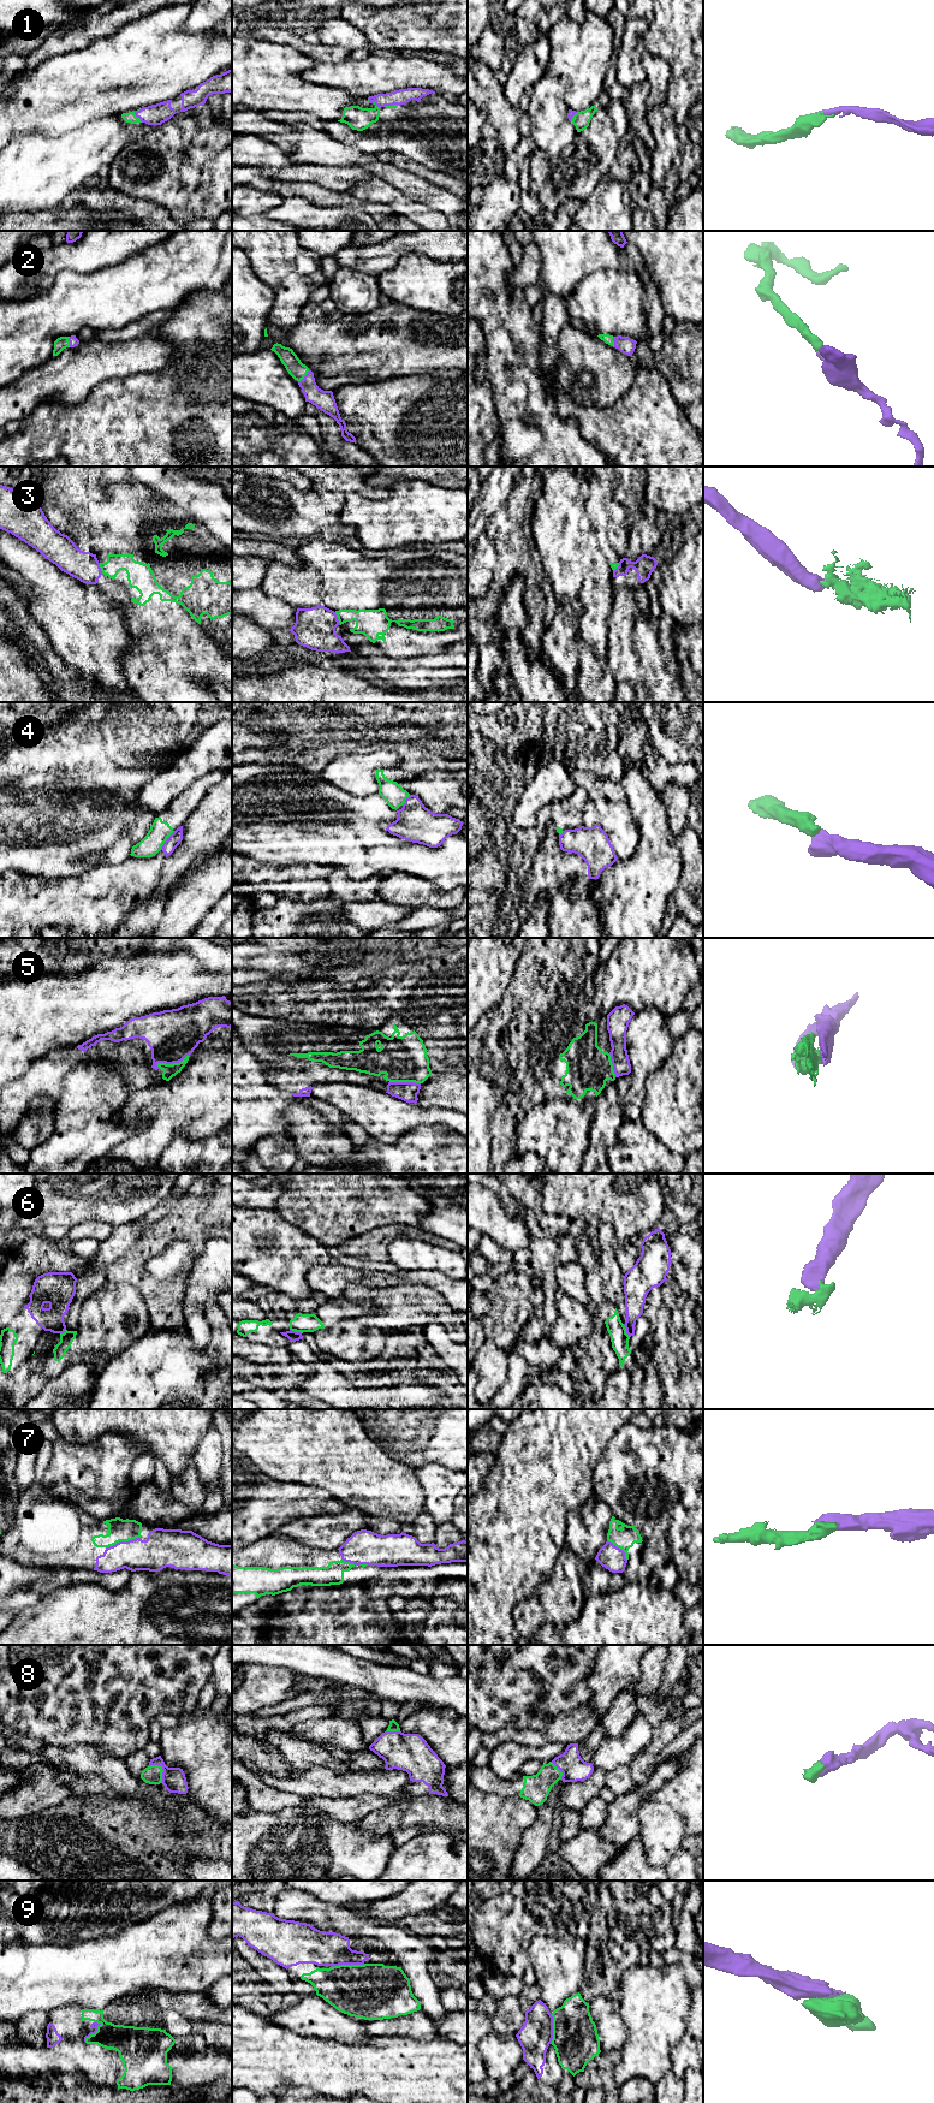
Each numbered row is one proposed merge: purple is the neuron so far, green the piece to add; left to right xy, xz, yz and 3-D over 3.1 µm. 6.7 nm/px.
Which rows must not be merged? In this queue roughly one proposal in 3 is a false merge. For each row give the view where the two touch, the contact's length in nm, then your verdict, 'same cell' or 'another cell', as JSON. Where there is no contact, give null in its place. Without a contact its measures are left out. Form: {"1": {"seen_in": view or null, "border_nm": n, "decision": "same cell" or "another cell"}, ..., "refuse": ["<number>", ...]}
{"1": {"seen_in": "xy", "border_nm": 100, "decision": "same cell"}, "2": {"seen_in": "xz", "border_nm": 110, "decision": "same cell"}, "3": {"seen_in": "xz", "border_nm": 100, "decision": "another cell"}, "4": {"seen_in": "xy", "border_nm": 160, "decision": "another cell"}, "5": {"seen_in": "xy", "border_nm": 240, "decision": "same cell"}, "6": {"seen_in": "yz", "border_nm": 100, "decision": "same cell"}, "7": {"seen_in": "xy", "border_nm": 240, "decision": "same cell"}, "8": {"seen_in": "xy", "border_nm": 160, "decision": "same cell"}, "9": {"seen_in": "xz", "border_nm": 240, "decision": "same cell"}, "refuse": ["3", "4"]}

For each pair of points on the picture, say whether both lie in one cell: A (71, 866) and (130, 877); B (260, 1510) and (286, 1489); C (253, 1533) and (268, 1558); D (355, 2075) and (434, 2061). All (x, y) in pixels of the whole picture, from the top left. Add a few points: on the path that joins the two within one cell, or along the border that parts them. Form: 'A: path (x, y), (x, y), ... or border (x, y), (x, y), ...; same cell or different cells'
A: border (100, 865), (79, 874), (63, 877); different cells
B: path (266, 1506), (271, 1504), (280, 1495); same cell
C: border (273, 1534), (261, 1537), (244, 1548); different cells
D: path (374, 2069), (415, 2069); same cell

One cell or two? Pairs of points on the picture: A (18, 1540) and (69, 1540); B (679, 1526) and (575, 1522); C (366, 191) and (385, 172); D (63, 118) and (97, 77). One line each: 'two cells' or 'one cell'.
A: one cell
B: two cells
C: two cells
D: one cell

